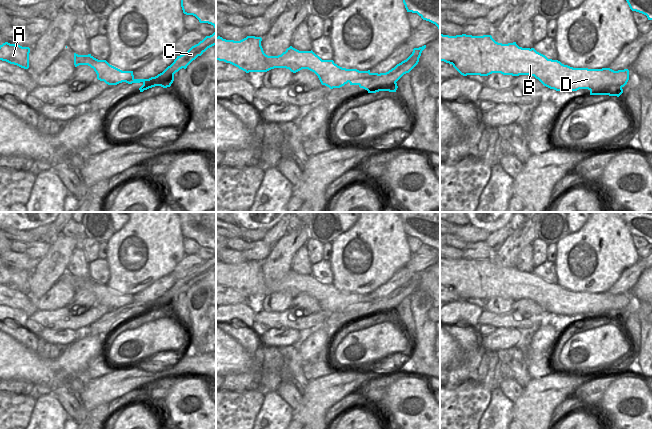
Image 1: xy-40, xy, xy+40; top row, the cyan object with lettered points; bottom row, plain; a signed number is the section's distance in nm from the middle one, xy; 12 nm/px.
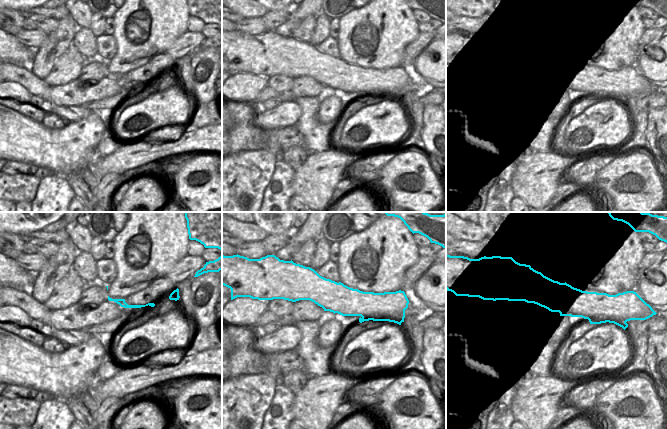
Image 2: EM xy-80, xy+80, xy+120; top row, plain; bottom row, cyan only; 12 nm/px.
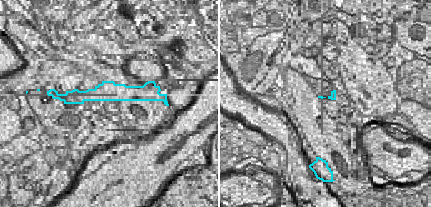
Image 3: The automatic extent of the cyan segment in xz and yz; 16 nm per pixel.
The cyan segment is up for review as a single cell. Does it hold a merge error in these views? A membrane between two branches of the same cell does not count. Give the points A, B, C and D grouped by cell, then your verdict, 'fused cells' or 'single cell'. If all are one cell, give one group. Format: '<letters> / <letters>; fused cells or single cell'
A B D / C; fused cells

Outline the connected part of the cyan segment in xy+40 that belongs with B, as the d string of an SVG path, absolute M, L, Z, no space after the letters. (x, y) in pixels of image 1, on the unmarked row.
M440 257L440 285L452 288L463 300L488 300L492 297L503 299L530 299L538 303L544 310L556 315L577 315L588 313L590 319L609 319L619 321L623 311L629 304L629 294L614 295L610 292L588 293L573 292L558 284L548 283L534 272L519 271L516 266L502 268L496 266L491 259L449 260Z

